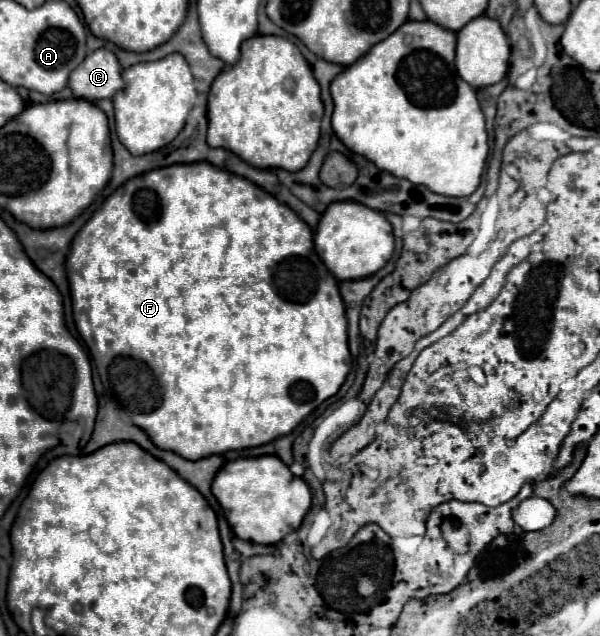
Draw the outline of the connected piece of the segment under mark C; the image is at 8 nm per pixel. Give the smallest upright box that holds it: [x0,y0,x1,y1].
[69,49,125,101]

